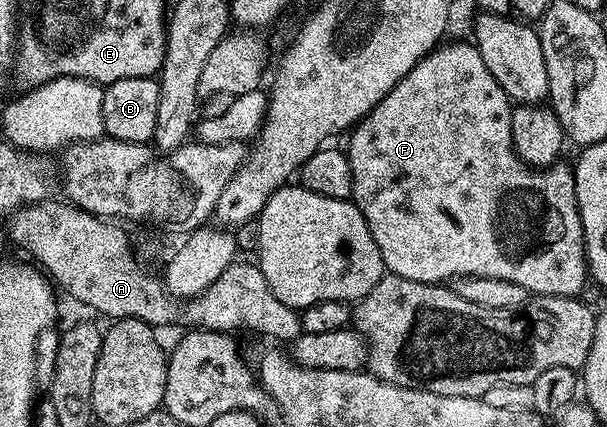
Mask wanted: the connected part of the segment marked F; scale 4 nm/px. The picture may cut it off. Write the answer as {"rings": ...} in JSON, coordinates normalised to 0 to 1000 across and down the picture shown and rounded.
{"rings":[[[733,96],[699,129],[699,138],[680,159],[634,230],[616,251],[606,269],[586,288],[577,307],[570,358],[577,375],[580,403],[578,471],[596,496],[610,543],[616,553],[616,571],[623,571],[623,590],[633,611],[638,639],[654,642],[669,656],[684,660],[736,663],[753,651],[786,651],[801,646],[814,656],[840,656],[840,665],[860,665],[871,691],[898,698],[947,698],[957,684],[962,658],[970,658],[969,607],[962,600],[962,546],[956,489],[949,475],[949,410],[944,391],[911,384],[901,393],[878,393],[850,363],[843,344],[843,251],[837,218],[820,197],[801,159],[801,141],[794,141],[791,117],[776,96]]]}

